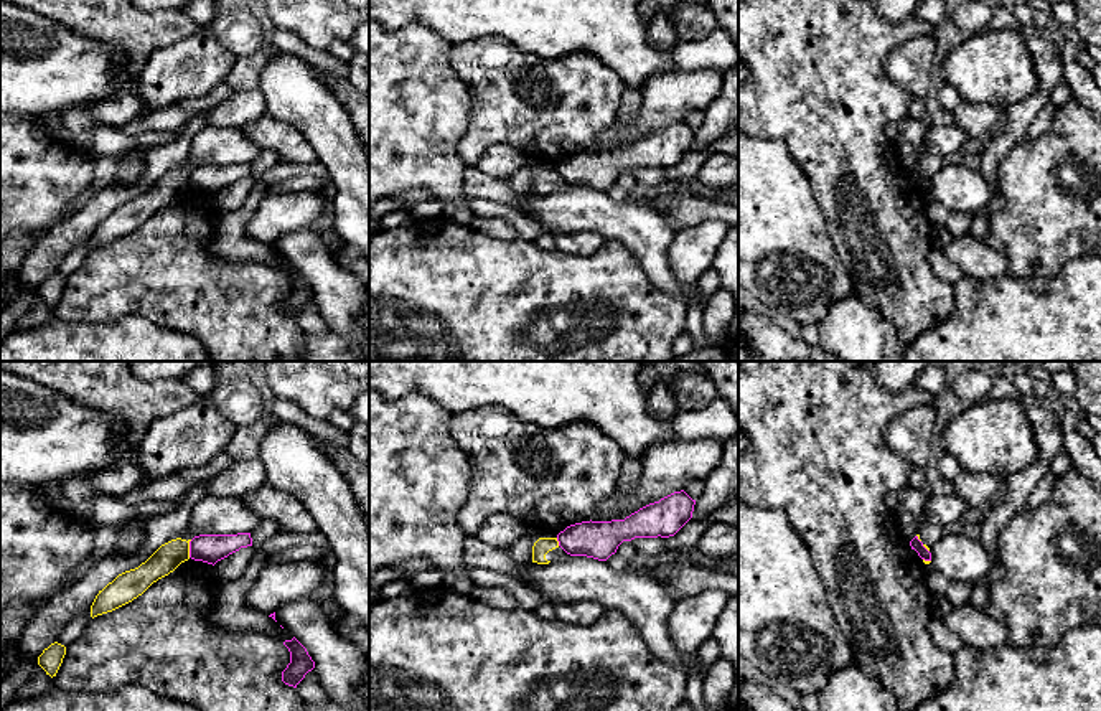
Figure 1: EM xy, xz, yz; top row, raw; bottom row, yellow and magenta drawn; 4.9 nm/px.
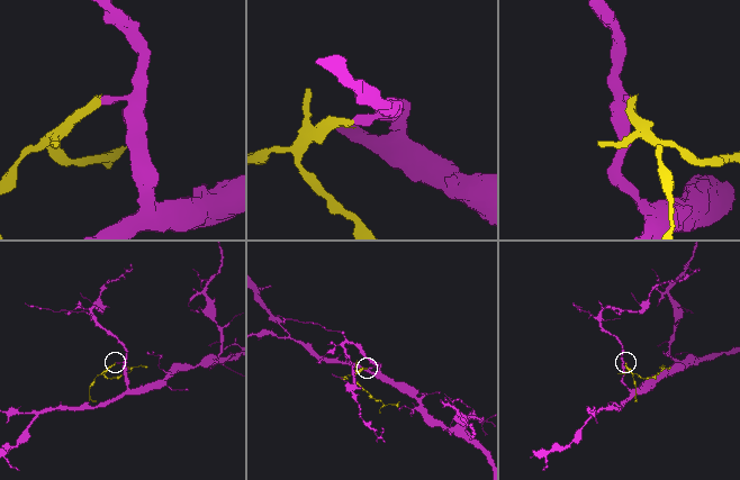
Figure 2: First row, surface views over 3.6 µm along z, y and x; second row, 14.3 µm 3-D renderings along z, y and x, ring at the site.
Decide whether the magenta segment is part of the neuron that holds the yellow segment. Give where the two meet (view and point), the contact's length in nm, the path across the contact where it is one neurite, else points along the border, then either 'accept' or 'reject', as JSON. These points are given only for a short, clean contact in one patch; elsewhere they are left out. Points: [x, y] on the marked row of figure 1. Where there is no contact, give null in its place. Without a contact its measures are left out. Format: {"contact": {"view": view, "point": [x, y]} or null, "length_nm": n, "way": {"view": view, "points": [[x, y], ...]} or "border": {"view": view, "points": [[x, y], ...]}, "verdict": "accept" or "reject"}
{"contact": {"view": "xy", "point": [188, 548]}, "length_nm": 90, "border": {"view": "xy", "points": [[192, 540], [188, 556]]}, "verdict": "reject"}

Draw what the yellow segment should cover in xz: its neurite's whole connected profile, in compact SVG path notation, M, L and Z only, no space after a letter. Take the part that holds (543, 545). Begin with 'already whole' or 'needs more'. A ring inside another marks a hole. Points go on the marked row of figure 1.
needs more | M539 538L532 546L532 563L549 564L560 558L569 556L560 546L557 538Z

